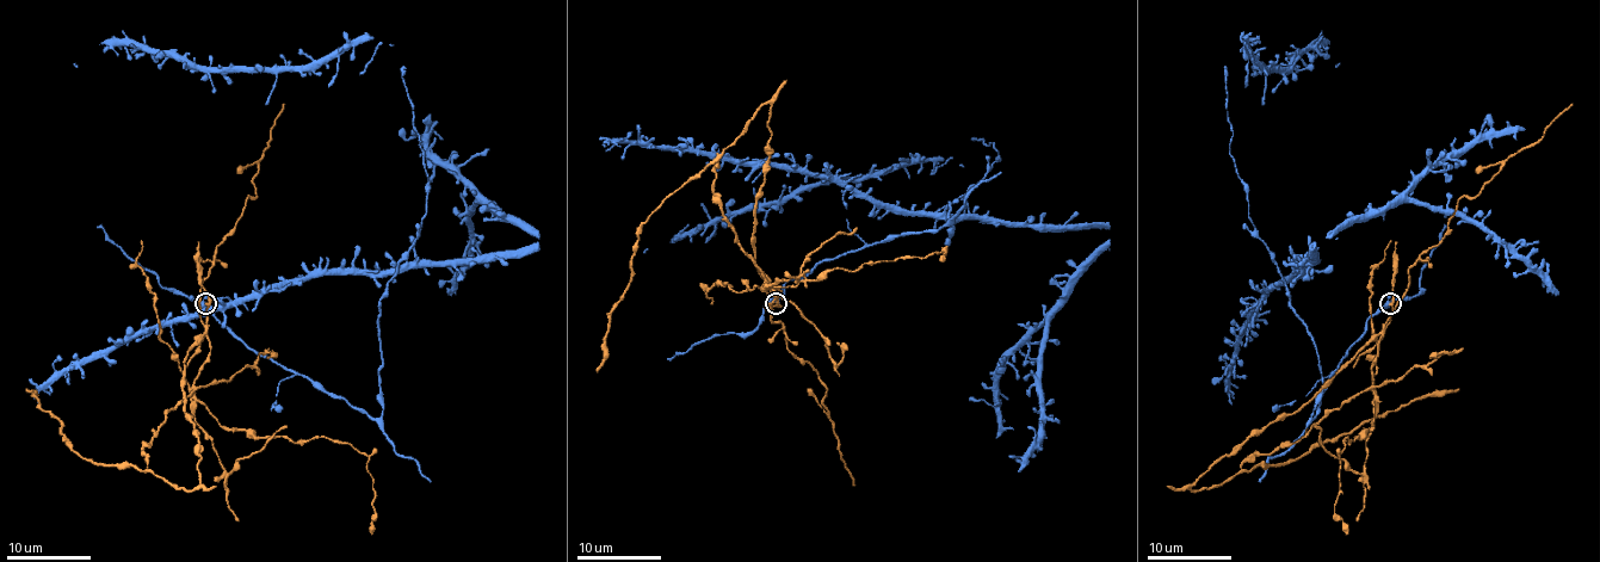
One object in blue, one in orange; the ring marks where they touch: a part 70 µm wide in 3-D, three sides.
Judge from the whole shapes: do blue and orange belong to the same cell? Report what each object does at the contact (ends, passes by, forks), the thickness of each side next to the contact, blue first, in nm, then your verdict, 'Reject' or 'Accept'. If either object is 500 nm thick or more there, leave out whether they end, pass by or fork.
At the ring blue forks. At the ring orange passes by. Thickness 360 nm (blue) against 190 nm. Reject

